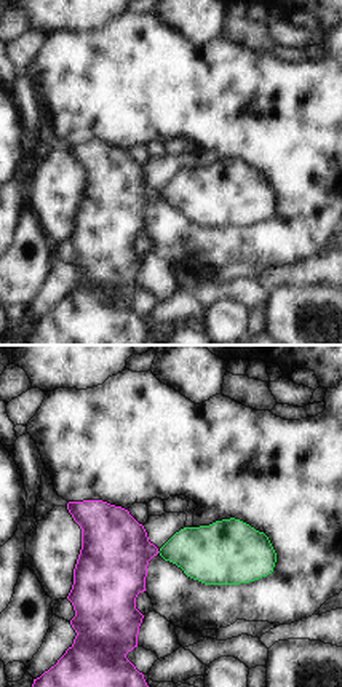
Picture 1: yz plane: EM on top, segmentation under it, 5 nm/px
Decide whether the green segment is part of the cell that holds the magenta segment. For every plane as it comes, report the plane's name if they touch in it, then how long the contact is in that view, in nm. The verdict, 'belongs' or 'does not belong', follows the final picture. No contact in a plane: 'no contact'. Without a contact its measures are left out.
no contact

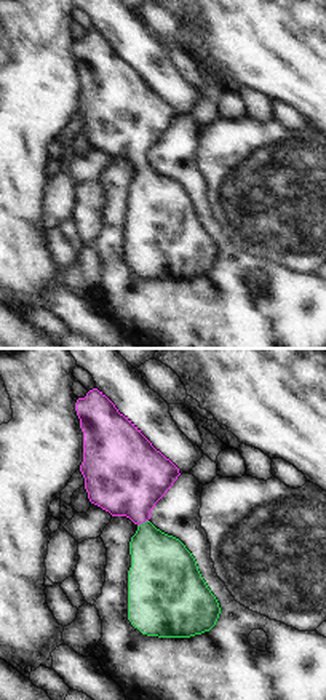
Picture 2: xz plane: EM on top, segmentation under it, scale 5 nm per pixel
xz | 70 nm

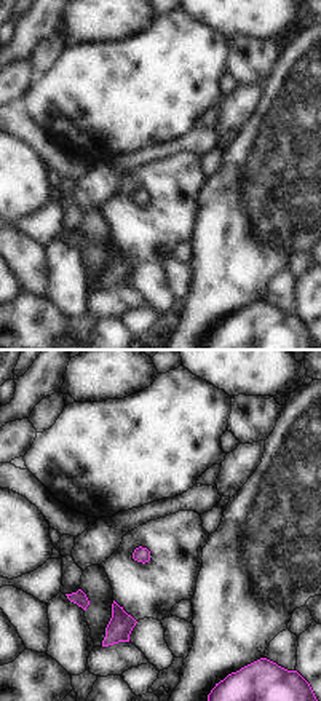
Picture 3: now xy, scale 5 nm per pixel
no contact

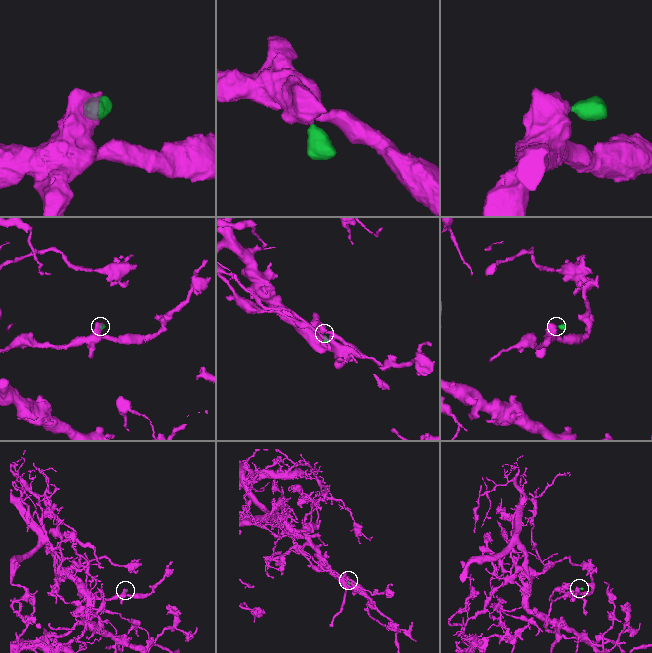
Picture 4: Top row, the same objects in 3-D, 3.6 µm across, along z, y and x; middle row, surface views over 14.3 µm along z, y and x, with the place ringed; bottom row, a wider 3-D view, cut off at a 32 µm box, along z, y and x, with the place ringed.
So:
belongs

